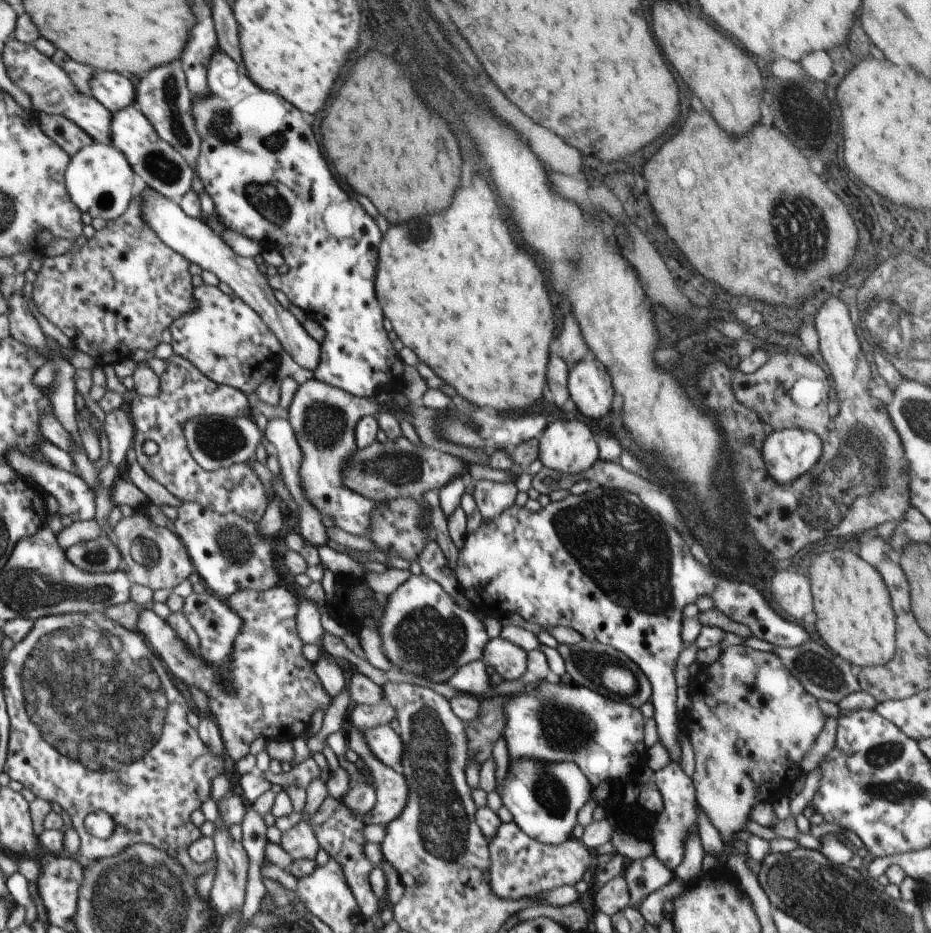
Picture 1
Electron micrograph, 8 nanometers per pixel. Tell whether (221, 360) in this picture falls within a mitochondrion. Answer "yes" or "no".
no

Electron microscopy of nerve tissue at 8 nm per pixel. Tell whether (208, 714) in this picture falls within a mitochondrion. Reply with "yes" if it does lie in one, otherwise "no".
no

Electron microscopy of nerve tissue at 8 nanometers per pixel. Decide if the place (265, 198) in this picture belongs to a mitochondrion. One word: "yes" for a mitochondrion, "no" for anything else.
yes

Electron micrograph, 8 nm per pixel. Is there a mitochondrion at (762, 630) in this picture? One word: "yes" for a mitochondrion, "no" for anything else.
no

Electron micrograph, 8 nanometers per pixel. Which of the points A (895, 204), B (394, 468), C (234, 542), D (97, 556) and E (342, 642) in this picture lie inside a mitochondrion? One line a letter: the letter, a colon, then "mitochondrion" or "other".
A: other
B: mitochondrion
C: mitochondrion
D: mitochondrion
E: other

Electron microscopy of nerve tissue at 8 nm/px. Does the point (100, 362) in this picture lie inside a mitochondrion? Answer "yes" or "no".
no

